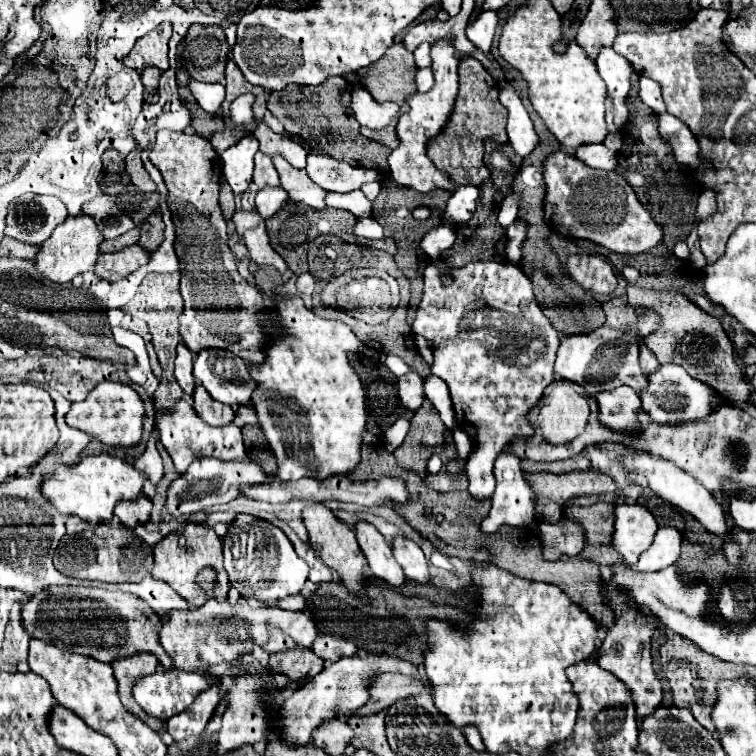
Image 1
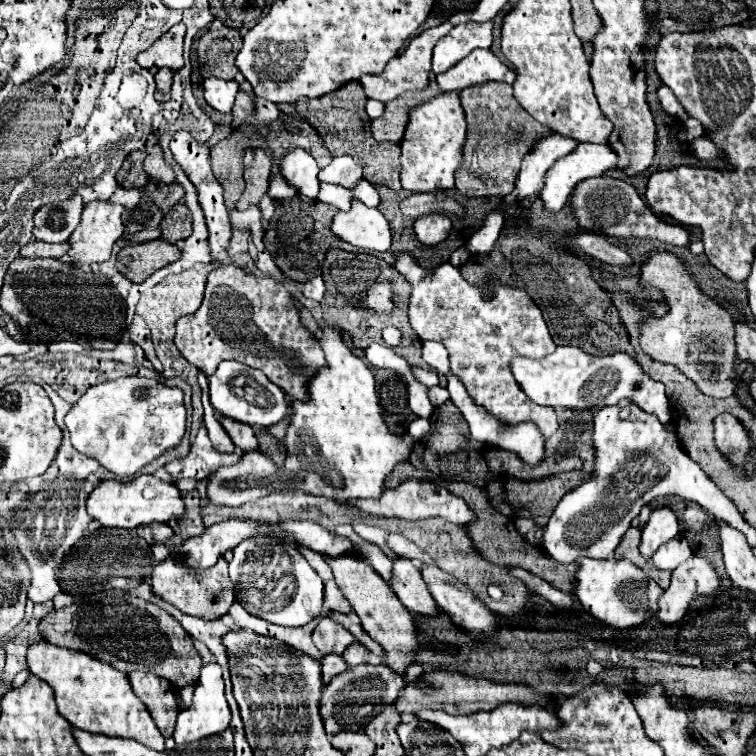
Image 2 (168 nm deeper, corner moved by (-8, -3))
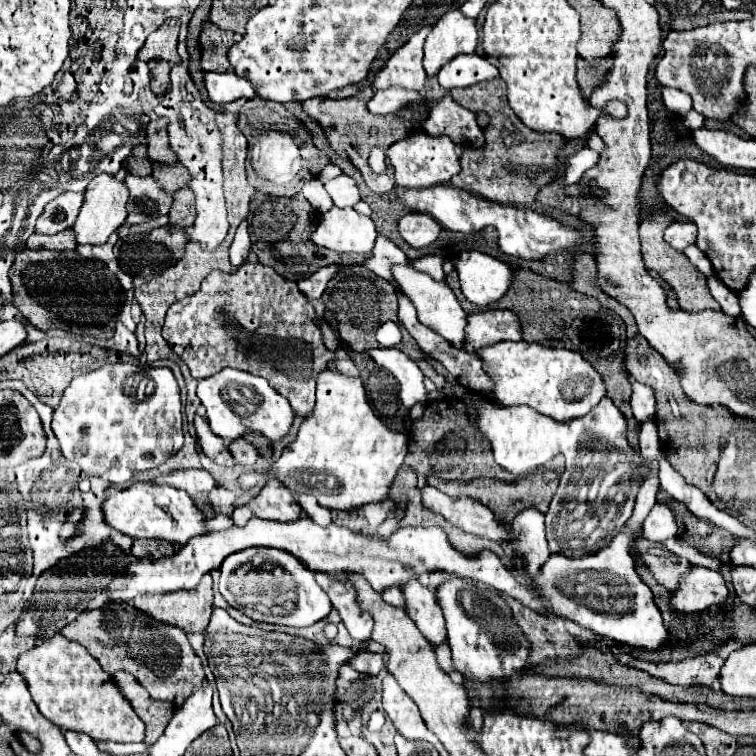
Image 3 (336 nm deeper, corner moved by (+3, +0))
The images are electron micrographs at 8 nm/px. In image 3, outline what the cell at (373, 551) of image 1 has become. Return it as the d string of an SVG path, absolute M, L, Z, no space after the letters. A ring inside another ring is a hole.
M411 578L401 586L401 590L405 598L405 612L417 624L421 634L431 644L443 644L447 640L447 632L441 608L435 602L435 594L429 588L421 586L417 578Z

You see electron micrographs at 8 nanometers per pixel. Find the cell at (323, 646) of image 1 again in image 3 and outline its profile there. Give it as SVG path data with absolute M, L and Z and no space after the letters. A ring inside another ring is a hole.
M359 652L357 656L353 656L353 660L349 660L349 666L361 674L377 676L379 670L383 668L383 656L371 652Z

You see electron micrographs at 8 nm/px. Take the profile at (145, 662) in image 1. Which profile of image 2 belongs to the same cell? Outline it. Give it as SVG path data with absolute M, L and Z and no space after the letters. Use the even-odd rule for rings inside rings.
M132 671L132 673L128 673L128 679L130 679L136 695L148 707L160 733L166 739L172 737L174 725L176 725L176 715L178 715L176 689L166 679L158 681L158 675L152 675L152 673Z

